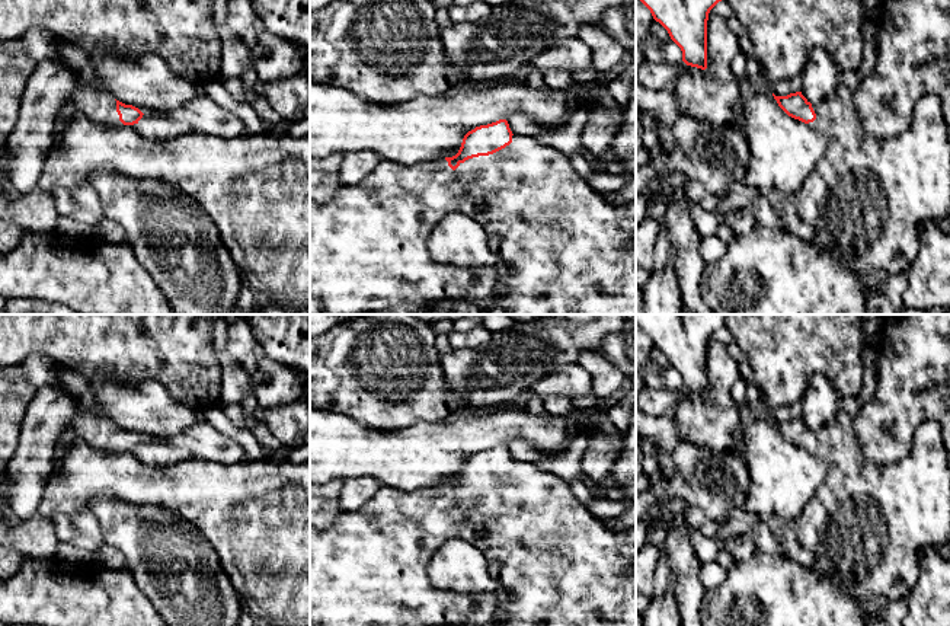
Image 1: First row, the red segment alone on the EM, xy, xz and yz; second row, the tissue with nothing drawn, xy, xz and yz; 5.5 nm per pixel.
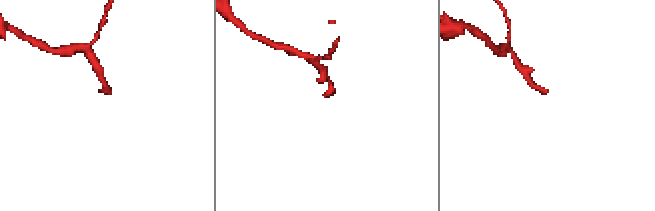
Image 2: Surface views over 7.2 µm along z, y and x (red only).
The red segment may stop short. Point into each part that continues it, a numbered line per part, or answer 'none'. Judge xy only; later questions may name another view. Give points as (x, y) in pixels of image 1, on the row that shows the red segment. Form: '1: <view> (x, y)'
1: xy (201, 114)

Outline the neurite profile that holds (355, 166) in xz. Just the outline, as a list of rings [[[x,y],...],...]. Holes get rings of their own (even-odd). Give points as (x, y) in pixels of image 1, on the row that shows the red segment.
[[[355,151],[343,154],[339,170],[340,183],[343,186],[354,186],[371,175],[381,163],[381,157],[372,151]]]

